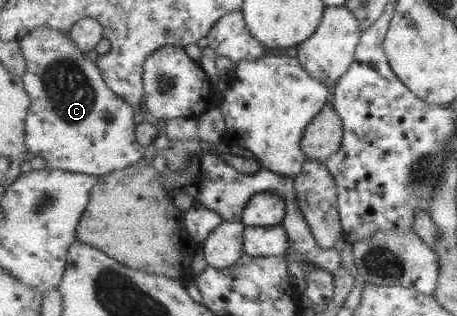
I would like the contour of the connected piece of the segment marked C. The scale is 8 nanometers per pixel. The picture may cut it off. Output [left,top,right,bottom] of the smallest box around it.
[19,25,147,177]

